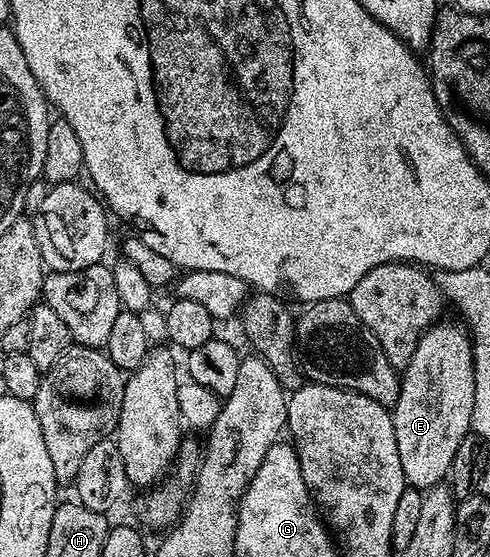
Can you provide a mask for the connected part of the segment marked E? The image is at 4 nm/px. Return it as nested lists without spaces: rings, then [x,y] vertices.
[[[444,319],[420,336],[410,363],[402,370],[400,394],[390,409],[404,480],[411,488],[425,491],[447,478],[458,443],[472,428],[473,411],[472,339],[463,324],[451,325]]]

